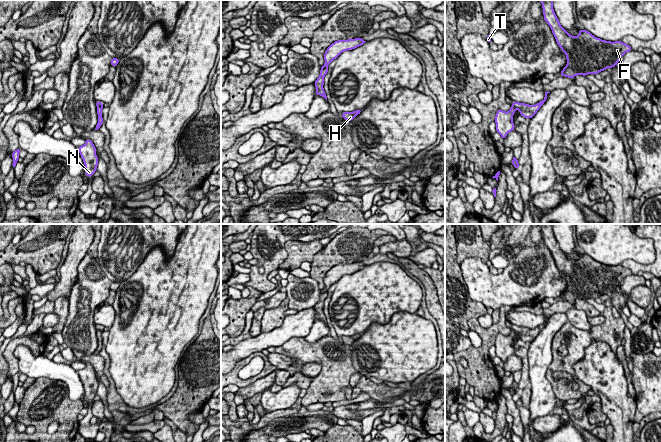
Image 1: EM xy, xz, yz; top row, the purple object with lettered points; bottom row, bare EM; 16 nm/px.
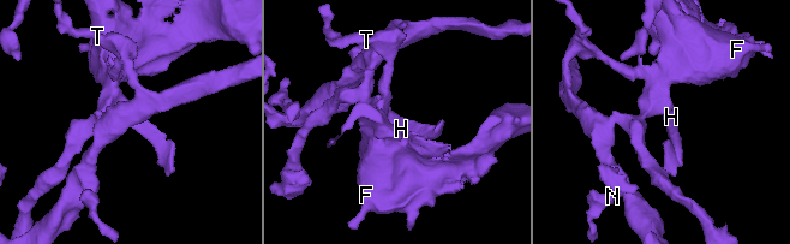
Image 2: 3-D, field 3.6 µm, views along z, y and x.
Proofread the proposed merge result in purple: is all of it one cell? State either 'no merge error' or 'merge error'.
merge error

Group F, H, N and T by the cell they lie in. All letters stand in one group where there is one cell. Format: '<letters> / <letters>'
F H / N T

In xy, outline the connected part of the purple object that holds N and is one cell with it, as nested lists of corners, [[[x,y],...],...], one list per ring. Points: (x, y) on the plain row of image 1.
[[[85,363],[86,367],[78,371],[81,382],[85,389],[85,398],[91,401],[97,394],[98,381],[96,379],[96,371],[90,363]]]

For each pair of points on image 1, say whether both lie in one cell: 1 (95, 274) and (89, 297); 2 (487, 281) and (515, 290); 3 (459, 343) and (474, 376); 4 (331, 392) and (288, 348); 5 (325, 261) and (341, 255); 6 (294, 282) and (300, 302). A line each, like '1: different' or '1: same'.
1: same
2: same
3: different
4: same
5: same
6: same

